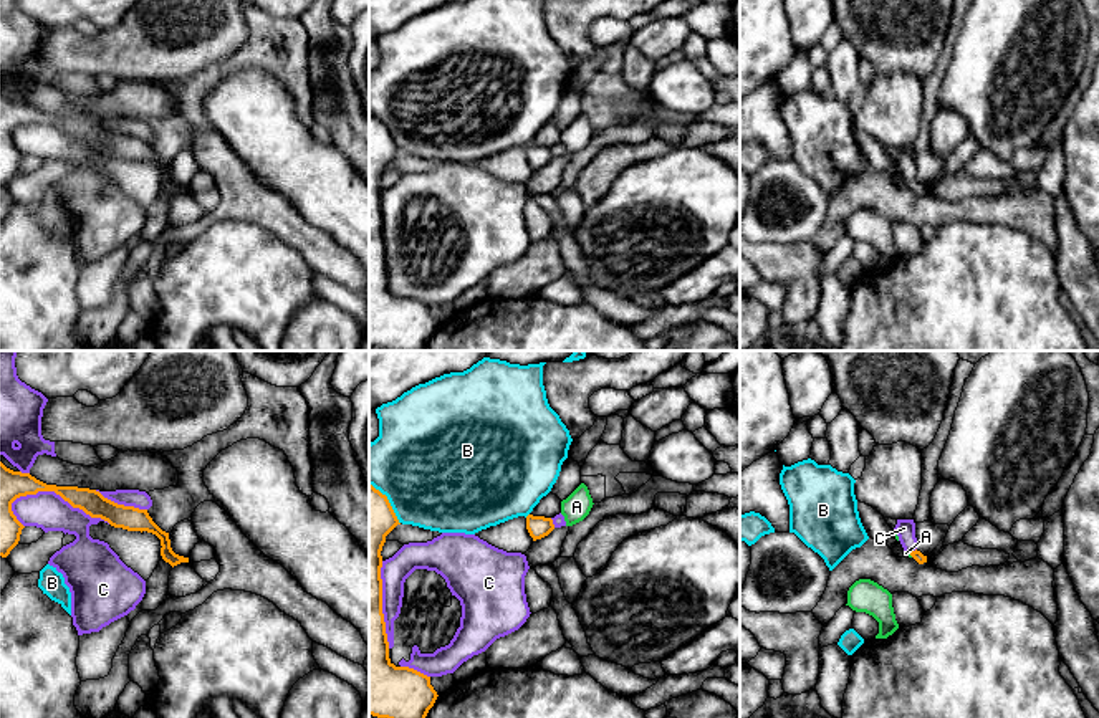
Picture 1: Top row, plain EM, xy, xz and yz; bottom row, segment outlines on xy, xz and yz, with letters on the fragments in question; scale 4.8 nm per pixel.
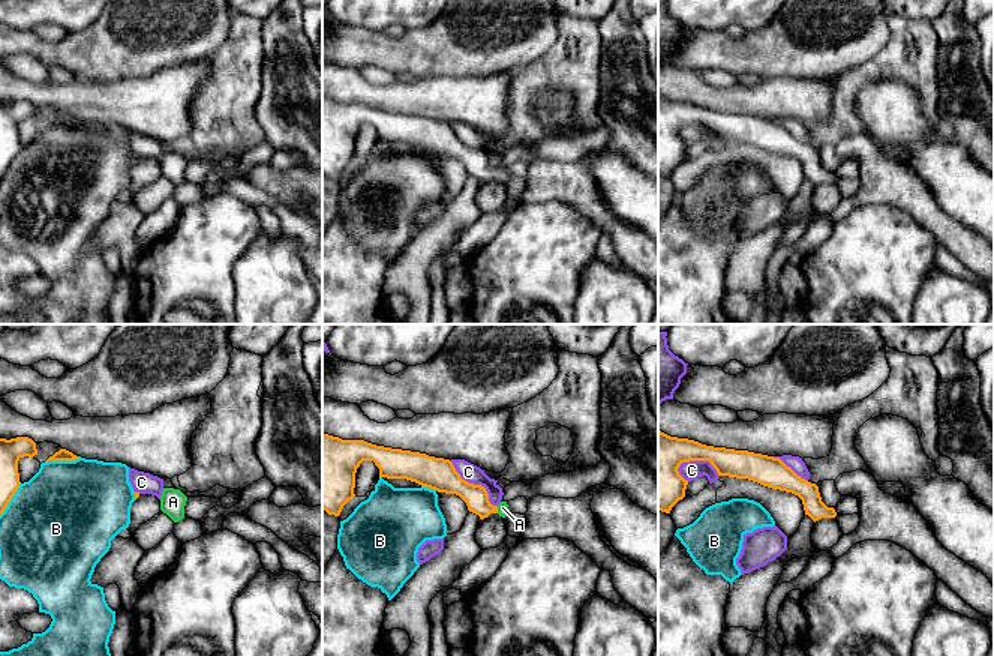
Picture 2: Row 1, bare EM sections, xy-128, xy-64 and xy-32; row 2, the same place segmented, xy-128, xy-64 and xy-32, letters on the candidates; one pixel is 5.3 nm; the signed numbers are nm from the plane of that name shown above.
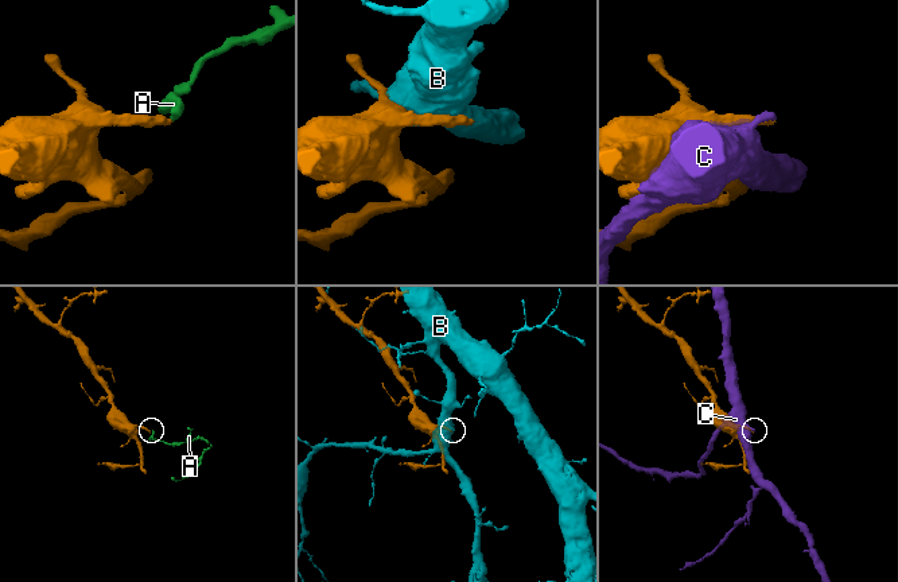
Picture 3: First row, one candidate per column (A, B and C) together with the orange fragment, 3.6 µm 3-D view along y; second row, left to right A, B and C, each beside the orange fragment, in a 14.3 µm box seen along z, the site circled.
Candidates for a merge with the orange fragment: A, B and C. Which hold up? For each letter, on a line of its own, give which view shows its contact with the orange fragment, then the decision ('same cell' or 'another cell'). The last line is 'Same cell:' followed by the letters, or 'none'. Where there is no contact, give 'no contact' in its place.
A: contact in yz; same cell
B: contact in xz; another cell
C: contact in xy; another cell
Same cell: A

